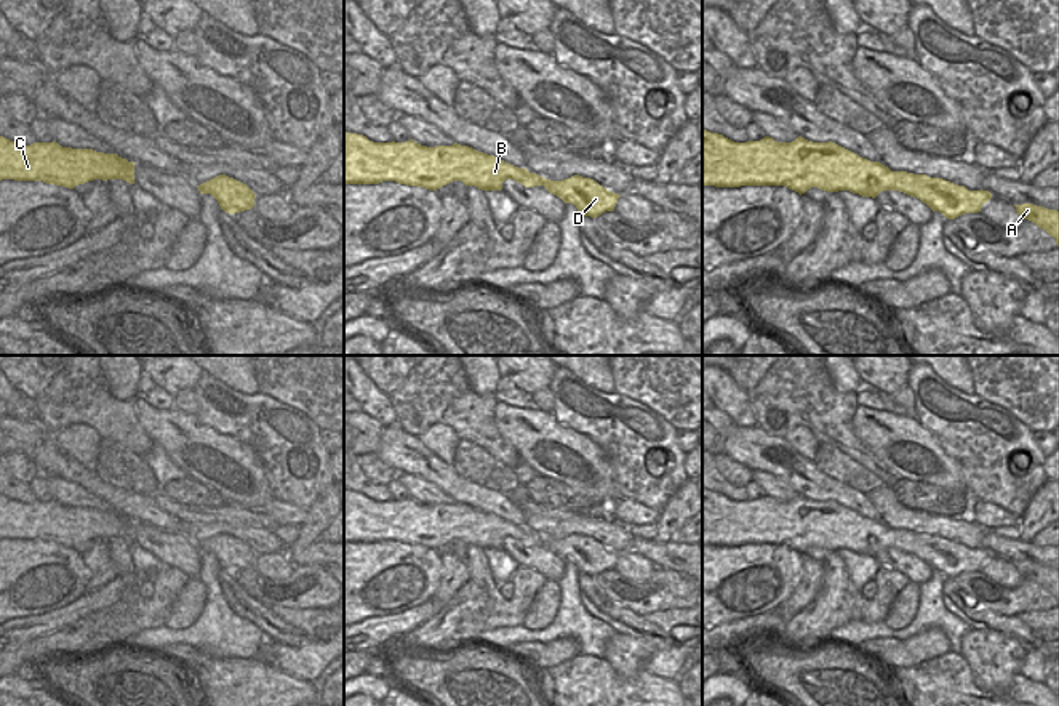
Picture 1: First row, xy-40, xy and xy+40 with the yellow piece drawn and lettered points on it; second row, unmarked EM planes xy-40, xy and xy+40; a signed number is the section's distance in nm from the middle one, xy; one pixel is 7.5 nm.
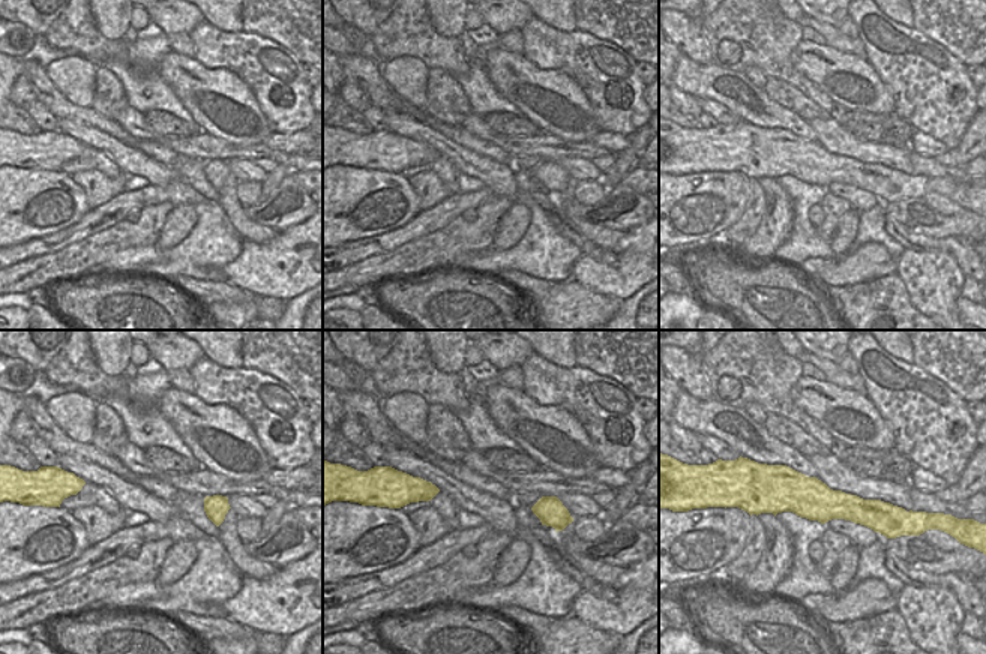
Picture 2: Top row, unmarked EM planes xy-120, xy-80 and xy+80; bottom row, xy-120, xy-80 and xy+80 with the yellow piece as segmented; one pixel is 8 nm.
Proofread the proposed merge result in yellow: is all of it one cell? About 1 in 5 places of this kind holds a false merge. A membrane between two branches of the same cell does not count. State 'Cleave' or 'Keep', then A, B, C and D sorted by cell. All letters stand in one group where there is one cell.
Keep. Groups: A B C D.

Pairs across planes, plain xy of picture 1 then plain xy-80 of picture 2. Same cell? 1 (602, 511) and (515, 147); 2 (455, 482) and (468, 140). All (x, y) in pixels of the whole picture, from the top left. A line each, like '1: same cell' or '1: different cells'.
1: same cell
2: same cell

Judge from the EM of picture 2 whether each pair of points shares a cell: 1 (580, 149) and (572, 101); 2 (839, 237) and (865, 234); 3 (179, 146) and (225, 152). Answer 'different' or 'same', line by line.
1: different
2: different
3: same

